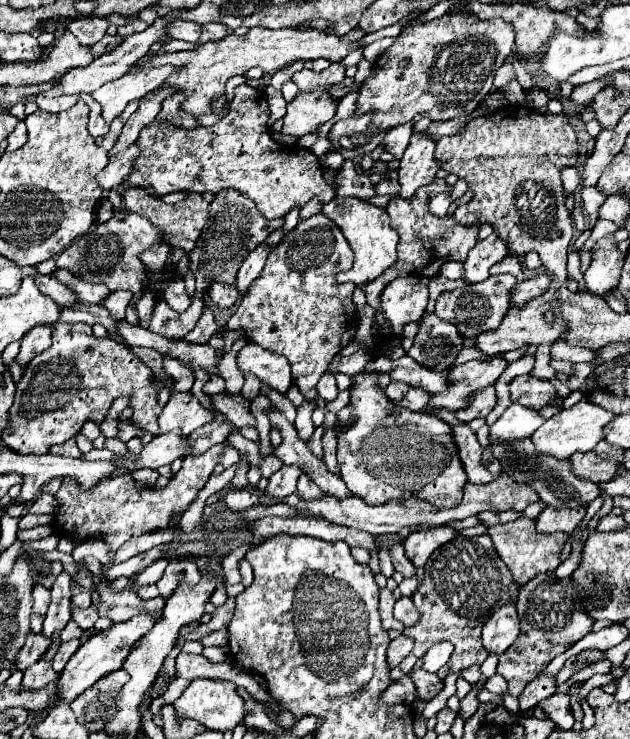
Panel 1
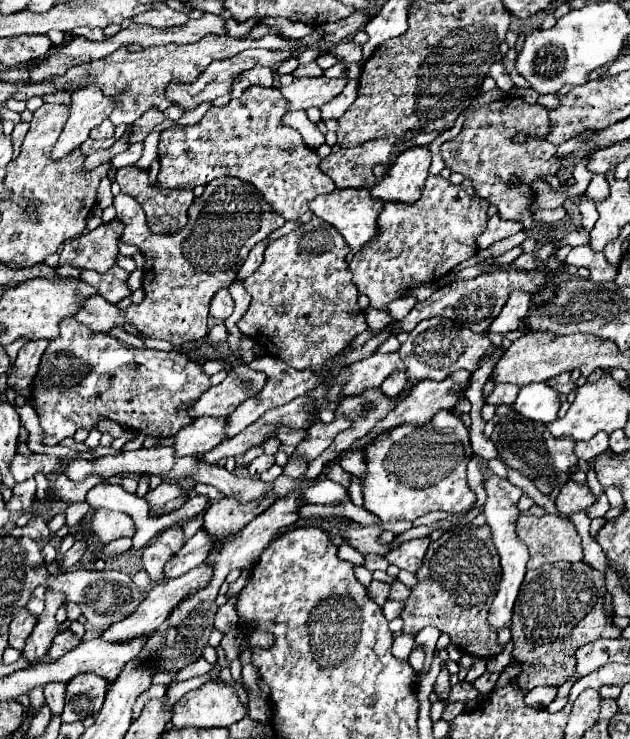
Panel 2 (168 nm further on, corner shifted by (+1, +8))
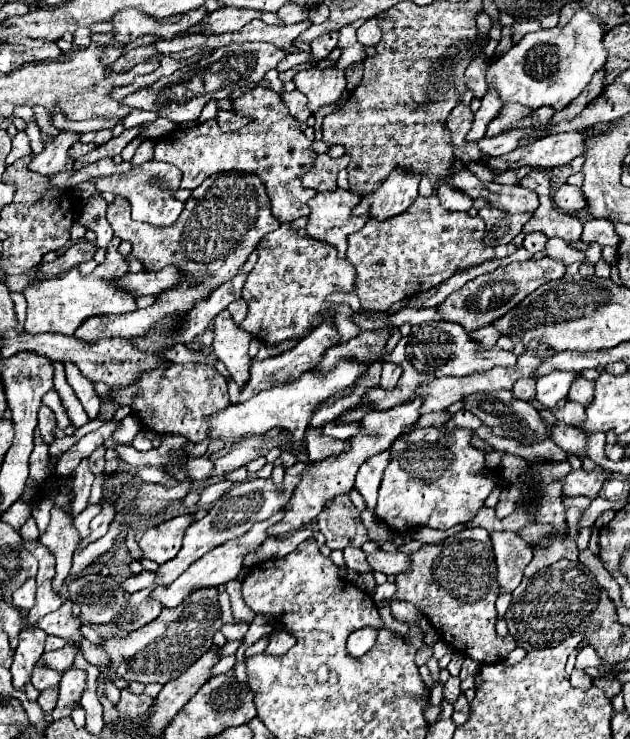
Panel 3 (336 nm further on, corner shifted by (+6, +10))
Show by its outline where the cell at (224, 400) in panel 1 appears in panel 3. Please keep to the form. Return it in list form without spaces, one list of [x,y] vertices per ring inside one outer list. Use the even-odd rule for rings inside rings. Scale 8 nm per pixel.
[[[308,429],[308,451],[310,451],[310,461],[324,461],[328,457],[337,456],[350,447],[348,440],[334,439],[334,437],[320,437],[318,429]]]

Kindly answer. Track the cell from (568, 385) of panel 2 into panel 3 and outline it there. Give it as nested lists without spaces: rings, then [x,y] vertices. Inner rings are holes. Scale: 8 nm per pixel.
[[[578,377],[574,383],[572,383],[572,389],[568,393],[568,399],[570,401],[576,401],[580,405],[590,405],[592,399],[594,399],[594,381],[588,381],[584,377]]]

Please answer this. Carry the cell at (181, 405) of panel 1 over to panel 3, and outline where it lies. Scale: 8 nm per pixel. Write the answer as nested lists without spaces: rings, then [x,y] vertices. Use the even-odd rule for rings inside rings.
[[[324,321],[320,327],[316,327],[308,337],[304,337],[292,351],[286,351],[282,355],[276,355],[276,357],[270,357],[270,359],[264,359],[264,361],[252,361],[250,365],[250,381],[248,385],[240,391],[240,401],[248,401],[250,397],[254,397],[256,393],[260,393],[260,389],[268,389],[268,385],[280,385],[284,381],[294,381],[296,377],[300,377],[300,373],[308,371],[308,369],[314,369],[324,353],[330,349],[330,347],[336,347],[340,345],[340,333],[336,331],[336,325],[332,325],[332,321]]]

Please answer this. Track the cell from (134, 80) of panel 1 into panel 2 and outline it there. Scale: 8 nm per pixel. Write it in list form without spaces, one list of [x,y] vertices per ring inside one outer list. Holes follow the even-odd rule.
[[[93,85],[71,93],[71,97],[71,115],[57,145],[53,147],[53,159],[61,159],[69,151],[77,149],[89,137],[89,131],[107,119],[117,105],[117,97],[107,97],[99,87]]]

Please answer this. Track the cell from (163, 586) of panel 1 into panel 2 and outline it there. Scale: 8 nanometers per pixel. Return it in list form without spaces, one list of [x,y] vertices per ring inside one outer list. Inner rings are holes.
[[[173,527],[165,531],[165,535],[159,535],[149,547],[143,549],[143,567],[149,573],[153,583],[165,581],[165,565],[179,553],[179,549],[185,545],[185,539],[181,535],[181,527]]]

